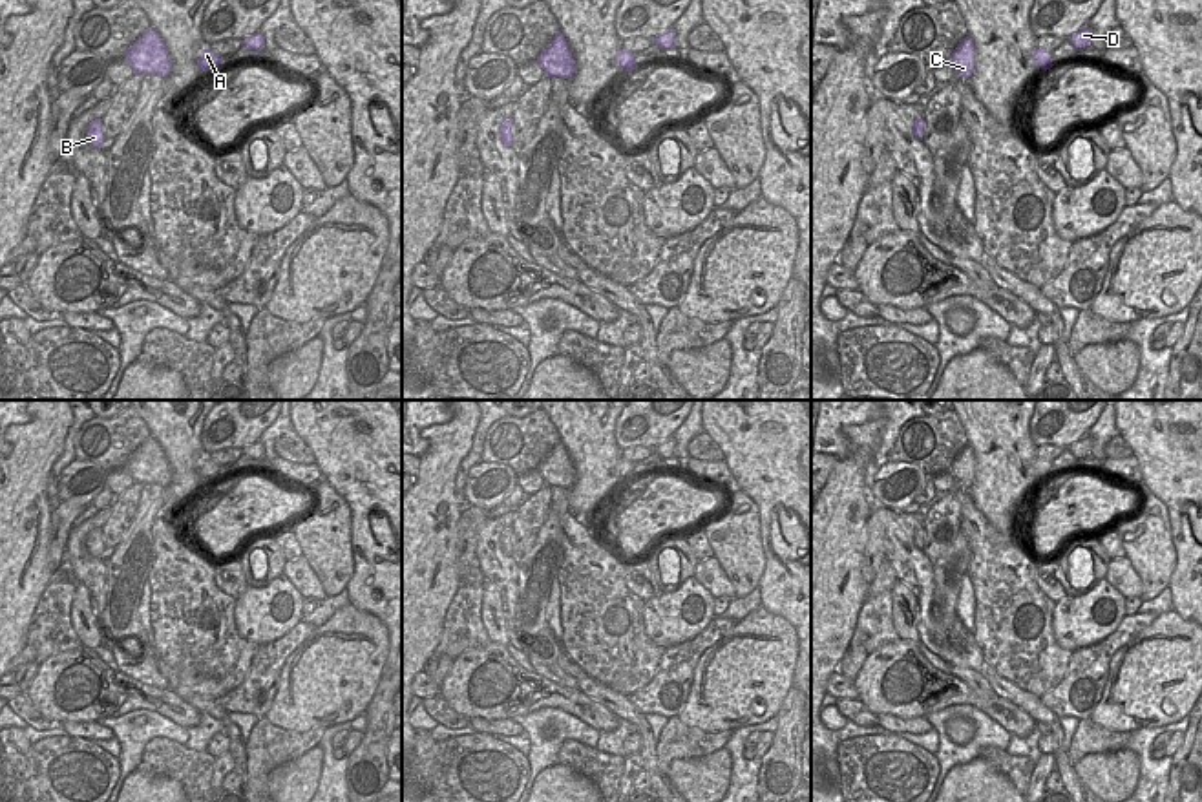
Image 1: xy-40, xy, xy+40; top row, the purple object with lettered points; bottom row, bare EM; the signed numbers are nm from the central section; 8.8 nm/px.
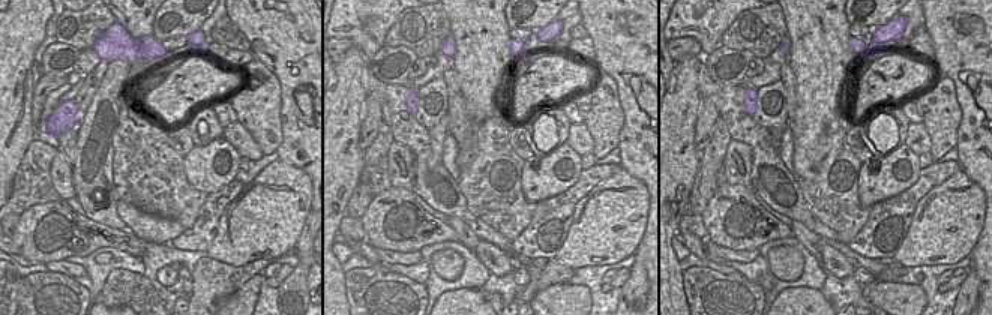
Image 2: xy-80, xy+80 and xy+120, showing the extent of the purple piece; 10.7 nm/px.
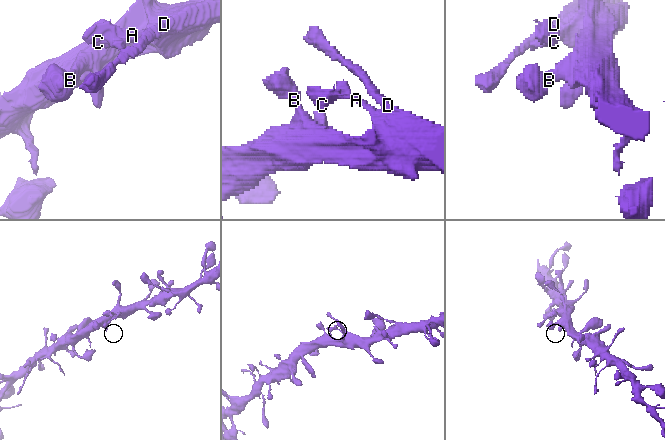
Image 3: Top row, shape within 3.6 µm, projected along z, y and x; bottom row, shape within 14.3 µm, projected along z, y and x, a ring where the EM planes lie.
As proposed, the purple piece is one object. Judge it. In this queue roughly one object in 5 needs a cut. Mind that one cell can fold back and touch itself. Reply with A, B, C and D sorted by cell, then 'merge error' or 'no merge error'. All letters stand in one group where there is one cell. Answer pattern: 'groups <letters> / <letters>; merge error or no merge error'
groups A B C D; no merge error

